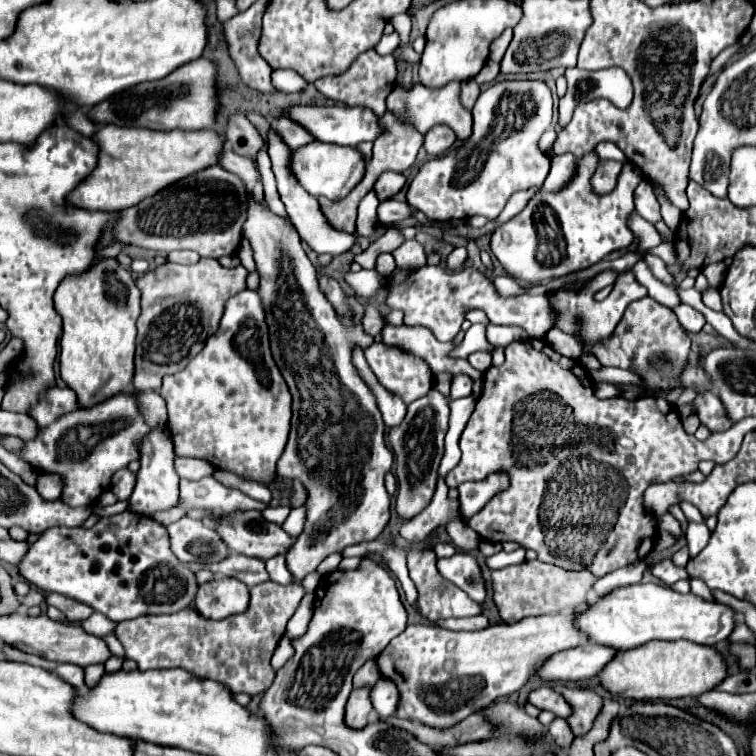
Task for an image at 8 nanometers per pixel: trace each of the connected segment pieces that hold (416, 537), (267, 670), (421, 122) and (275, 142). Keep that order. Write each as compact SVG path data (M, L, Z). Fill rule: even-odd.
M440 477L430 505L422 513L418 513L414 519L410 519L406 525L402 525L400 535L412 543L418 543L430 531L434 531L436 527L445 526L454 517L460 517L459 500L448 497L448 487L445 480Z
M266 581L250 589L250 605L244 613L220 621L206 619L196 609L184 609L172 615L142 615L118 623L114 635L124 645L126 659L134 659L140 671L182 667L202 679L226 683L234 693L260 695L274 683L276 671L272 669L270 659L284 635L286 623L304 595L306 589L302 585L278 585Z
M420 83L414 85L412 91L406 91L406 89L400 89L396 87L390 95L388 95L388 109L392 113L396 113L398 117L404 117L408 119L410 123L414 123L414 127L420 131L420 133L426 133L428 129L432 129L434 125L448 125L456 137L460 141L468 139L470 137L470 131L472 131L472 115L470 111L466 111L462 105L460 105L460 83L448 83L446 87L440 87L440 89L428 89Z
M268 129L268 155L272 159L272 171L276 175L276 183L278 183L278 193L282 203L286 205L286 211L296 227L296 231L300 233L302 241L306 241L316 253L330 253L330 255L340 255L350 251L356 245L356 235L346 235L342 231L336 231L328 225L326 217L320 211L318 201L306 193L306 189L302 185L298 185L298 181L294 179L294 175L290 175L290 149L286 147L286 143L282 143L282 139L278 139L278 135L274 135L274 129Z

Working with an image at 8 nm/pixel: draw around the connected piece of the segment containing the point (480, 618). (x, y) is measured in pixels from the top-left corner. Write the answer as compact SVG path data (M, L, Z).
M476 615L472 617L450 618L446 621L436 623L444 629L452 629L452 631L475 631L484 629L489 625L489 621L485 615Z

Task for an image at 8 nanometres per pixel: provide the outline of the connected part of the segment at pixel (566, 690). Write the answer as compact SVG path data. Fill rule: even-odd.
M556 685L552 689L558 691L570 703L572 713L566 717L566 723L570 725L574 737L586 735L586 731L590 731L594 719L598 717L598 711L602 711L602 697L592 689L584 687Z

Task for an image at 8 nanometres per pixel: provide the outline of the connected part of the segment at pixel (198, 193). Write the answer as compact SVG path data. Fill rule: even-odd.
M214 165L194 177L170 185L156 197L124 209L114 223L112 233L124 243L158 251L162 255L176 249L192 249L200 257L220 259L224 255L234 255L236 245L240 245L242 223L246 221L246 199L248 191L242 179L224 171L220 165Z

